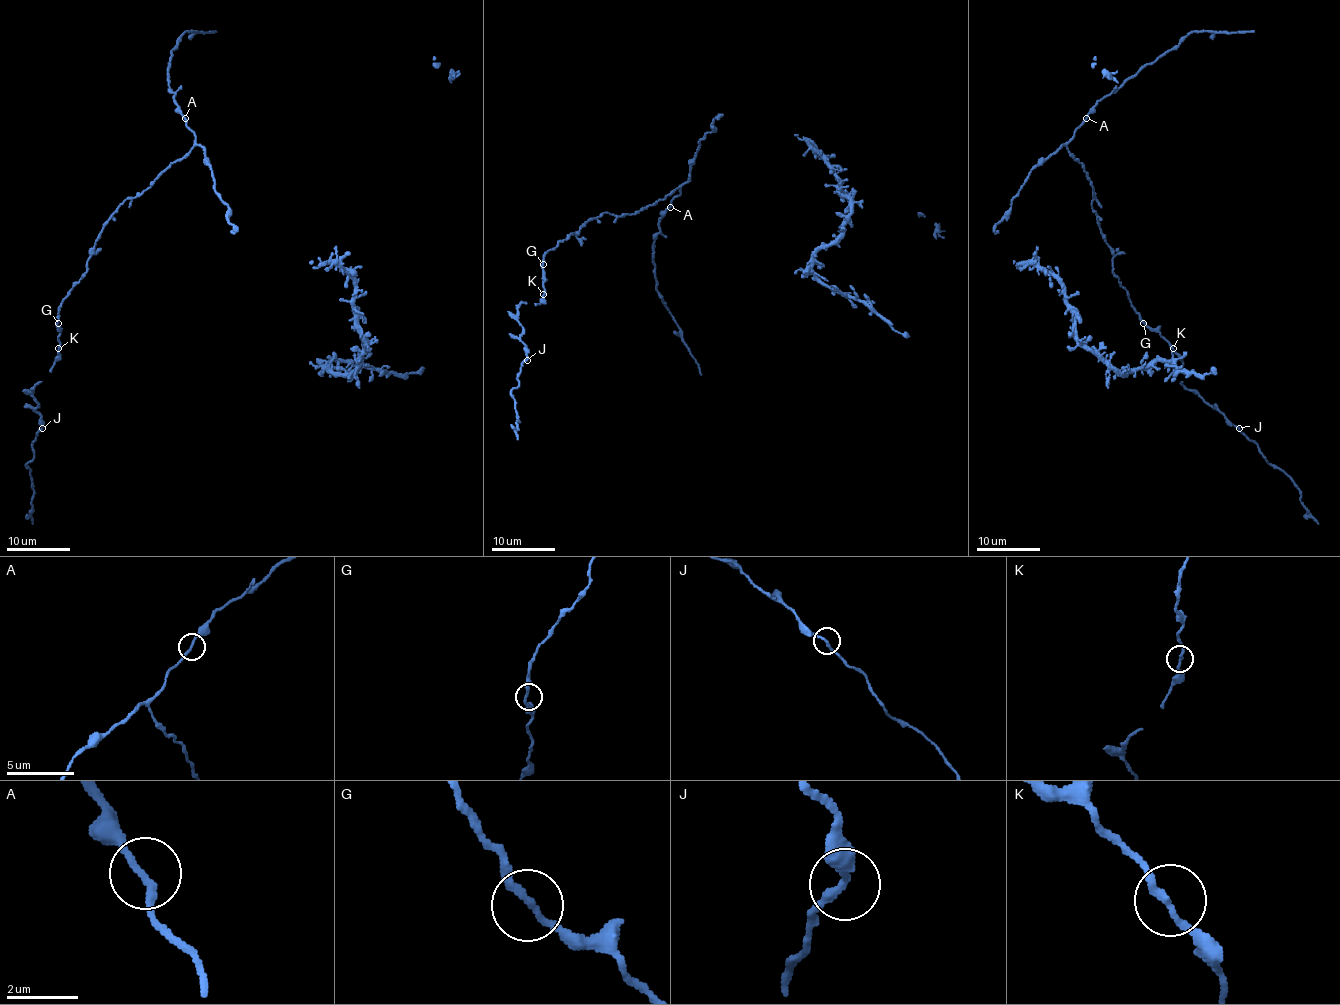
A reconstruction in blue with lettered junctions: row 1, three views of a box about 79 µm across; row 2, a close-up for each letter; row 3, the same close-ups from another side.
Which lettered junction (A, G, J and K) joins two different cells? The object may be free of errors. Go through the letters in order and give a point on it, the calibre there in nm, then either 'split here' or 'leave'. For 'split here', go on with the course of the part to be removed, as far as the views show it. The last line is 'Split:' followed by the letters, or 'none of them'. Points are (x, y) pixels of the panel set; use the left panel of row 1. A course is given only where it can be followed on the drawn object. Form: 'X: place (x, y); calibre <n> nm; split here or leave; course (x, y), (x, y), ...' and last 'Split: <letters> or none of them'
A: place (185, 118); calibre 200 nm; leave
G: place (58, 323); calibre 190 nm; leave
J: place (42, 428); calibre 200 nm; split here; course (43, 427), (36, 432), (32, 445), (33, 458), (27, 464), (33, 491), (33, 524)
K: place (58, 348); calibre 200 nm; leave
Split: J

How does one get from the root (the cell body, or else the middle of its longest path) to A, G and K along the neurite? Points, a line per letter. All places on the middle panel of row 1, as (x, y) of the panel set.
A: (684, 184), (670, 207)
G: (684, 184), (634, 214), (611, 215), (605, 212), (591, 218), (575, 234), (550, 248), (543, 255), (543, 264)
K: (684, 184), (634, 214), (611, 215), (605, 212), (591, 218), (575, 234), (550, 248), (543, 255), (543, 294)

